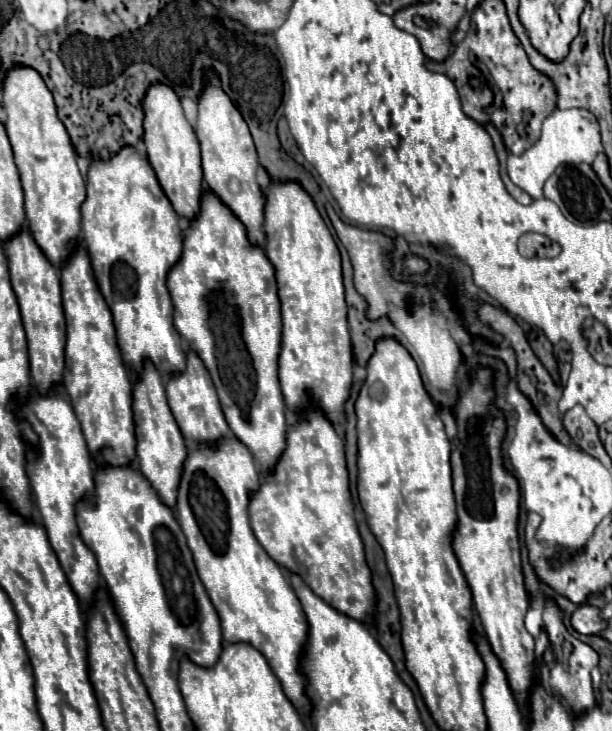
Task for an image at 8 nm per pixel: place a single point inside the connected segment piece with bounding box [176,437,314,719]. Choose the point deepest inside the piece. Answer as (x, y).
(252, 595)

